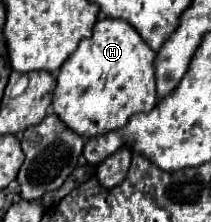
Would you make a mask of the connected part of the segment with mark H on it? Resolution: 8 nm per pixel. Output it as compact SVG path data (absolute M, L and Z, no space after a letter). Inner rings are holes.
M100 18L92 36L84 38L60 68L52 98L54 112L70 130L86 138L126 126L130 116L156 106L154 58L156 52L128 22Z

